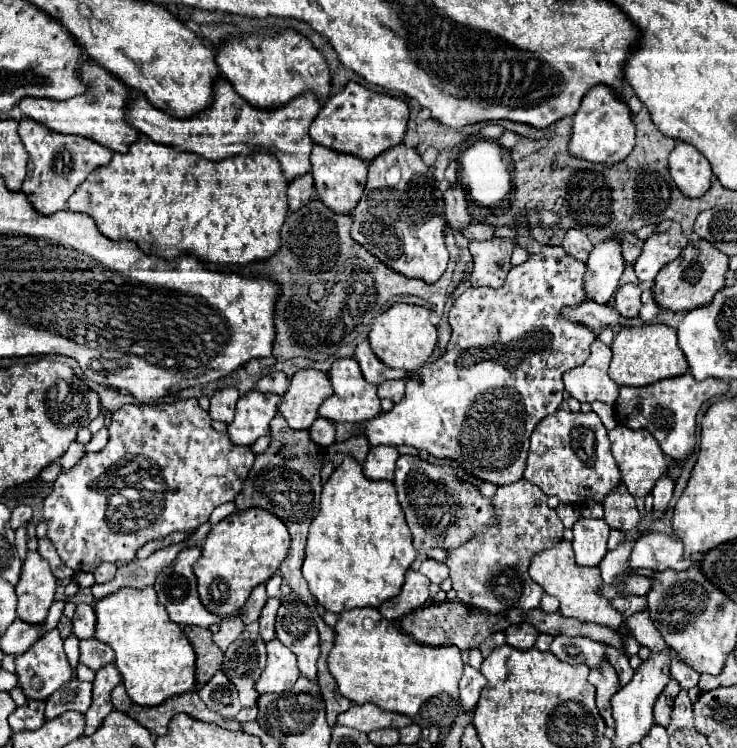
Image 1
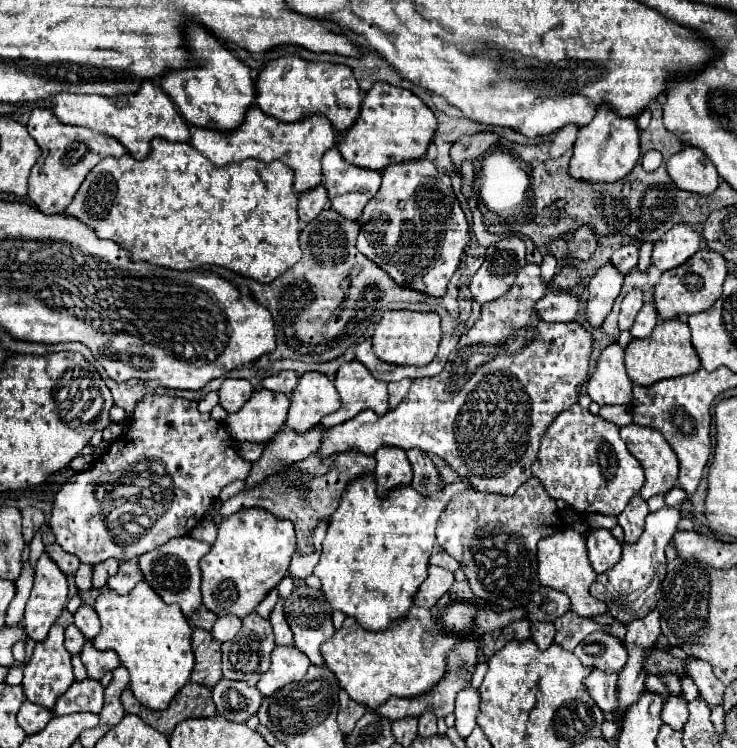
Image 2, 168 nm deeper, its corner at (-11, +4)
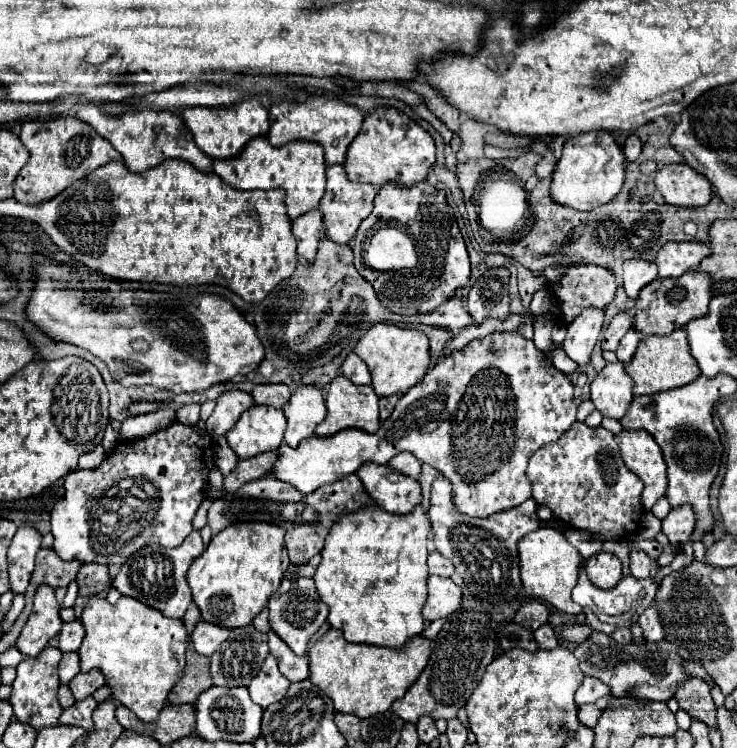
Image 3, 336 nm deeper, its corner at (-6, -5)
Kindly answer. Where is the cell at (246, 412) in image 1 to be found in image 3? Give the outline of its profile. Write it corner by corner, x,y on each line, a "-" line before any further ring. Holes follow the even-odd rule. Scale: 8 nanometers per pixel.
253,405
225,433
229,447
239,459
247,459
265,451
275,451
283,445
285,415
275,407

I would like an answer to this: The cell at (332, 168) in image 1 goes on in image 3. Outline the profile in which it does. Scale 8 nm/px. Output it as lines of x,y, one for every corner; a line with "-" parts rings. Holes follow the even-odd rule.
329,165
325,169
325,177
327,177
327,189
325,189
325,195
319,203
319,211
323,215
327,237
335,243
349,243
351,237
355,237
359,223
371,213
373,197
377,193
377,189
373,185
367,185
367,183
349,181
343,165

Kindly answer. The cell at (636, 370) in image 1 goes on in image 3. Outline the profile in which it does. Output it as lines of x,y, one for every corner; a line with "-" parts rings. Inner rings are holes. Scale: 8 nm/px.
675,329
671,335
665,335
665,337
659,337
659,335
641,337
635,355
625,365
625,371
635,381
633,395
653,395
667,389
683,387
701,375
697,361
689,353
687,335
683,329

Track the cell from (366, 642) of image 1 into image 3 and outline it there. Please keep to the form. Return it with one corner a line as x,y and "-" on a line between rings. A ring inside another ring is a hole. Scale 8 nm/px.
331,629
309,649
309,679
331,697
335,711
353,713
361,719
375,713
385,713
393,701
401,699
407,689
419,679
433,649
433,639
417,635
403,647
373,647
365,643
349,643
343,633

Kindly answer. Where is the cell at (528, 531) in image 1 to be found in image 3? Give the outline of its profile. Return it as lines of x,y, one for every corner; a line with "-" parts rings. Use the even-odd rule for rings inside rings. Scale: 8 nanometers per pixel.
439,475
431,489
429,521
433,527
435,549
455,565
457,573
465,581
465,589
473,599
487,603
509,603
521,595
523,585
519,575
517,545
527,533
541,527
537,517
537,503
533,499
523,501
523,505
515,509
493,513
493,517
467,517
455,509
451,483

